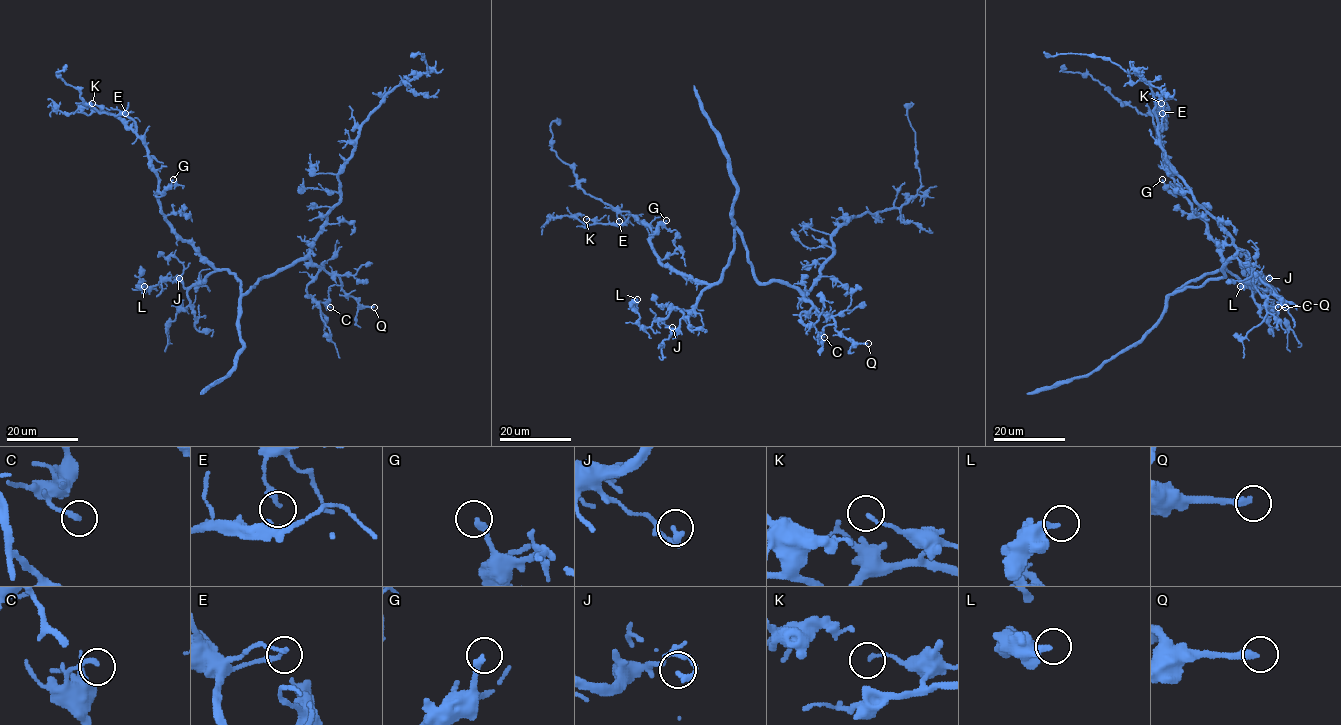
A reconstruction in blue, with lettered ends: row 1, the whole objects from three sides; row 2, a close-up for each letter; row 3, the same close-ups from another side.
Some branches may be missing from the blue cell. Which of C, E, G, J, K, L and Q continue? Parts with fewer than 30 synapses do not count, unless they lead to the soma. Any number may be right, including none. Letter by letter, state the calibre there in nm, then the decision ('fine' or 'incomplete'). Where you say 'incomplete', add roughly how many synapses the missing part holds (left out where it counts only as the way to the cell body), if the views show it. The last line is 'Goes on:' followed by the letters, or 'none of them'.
C: 190 nm | fine
E: 240 nm | fine
G: 280 nm | fine
J: 240 nm | fine
K: 140 nm | fine
L: 260 nm | fine
Q: 280 nm | incomplete | 30 syn
Goes on: Q

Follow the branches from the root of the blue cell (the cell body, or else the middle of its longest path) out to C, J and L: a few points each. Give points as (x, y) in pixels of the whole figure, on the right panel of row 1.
C: (1191, 286), (1202, 286), (1210, 279), (1222, 278), (1223, 267), (1236, 258), (1282, 298), (1278, 307)
J: (1191, 286), (1171, 294), (1191, 281), (1220, 270), (1249, 281), (1251, 287), (1251, 280), (1269, 278)
L: (1191, 286), (1171, 294), (1220, 270), (1249, 281), (1251, 287), (1251, 280), (1269, 286), (1265, 290), (1240, 286)

